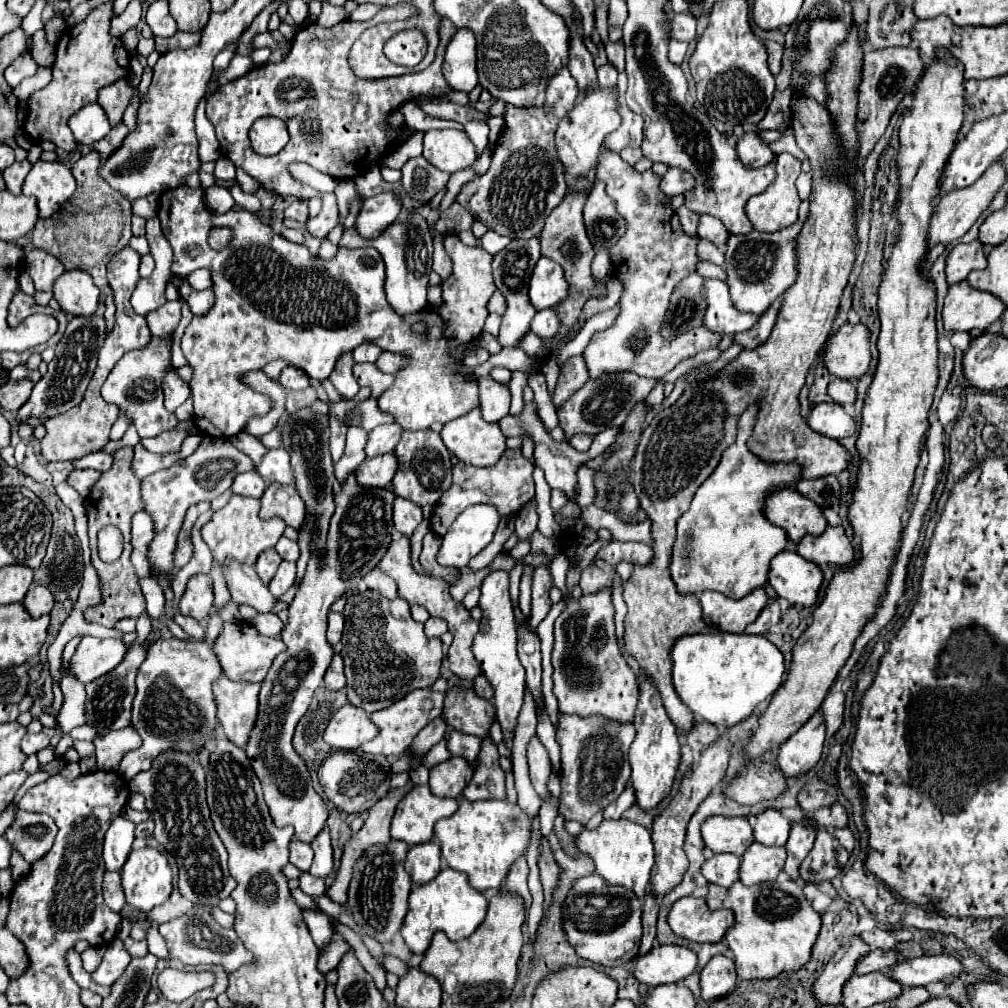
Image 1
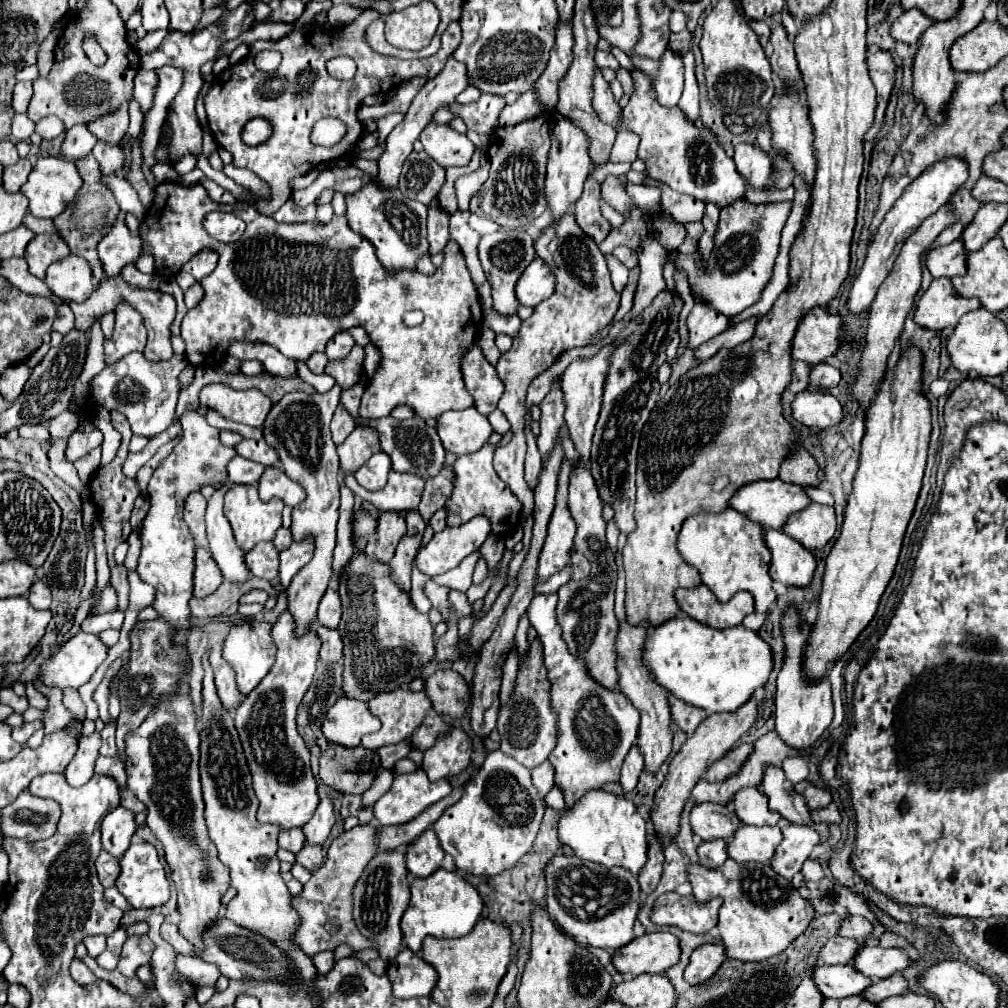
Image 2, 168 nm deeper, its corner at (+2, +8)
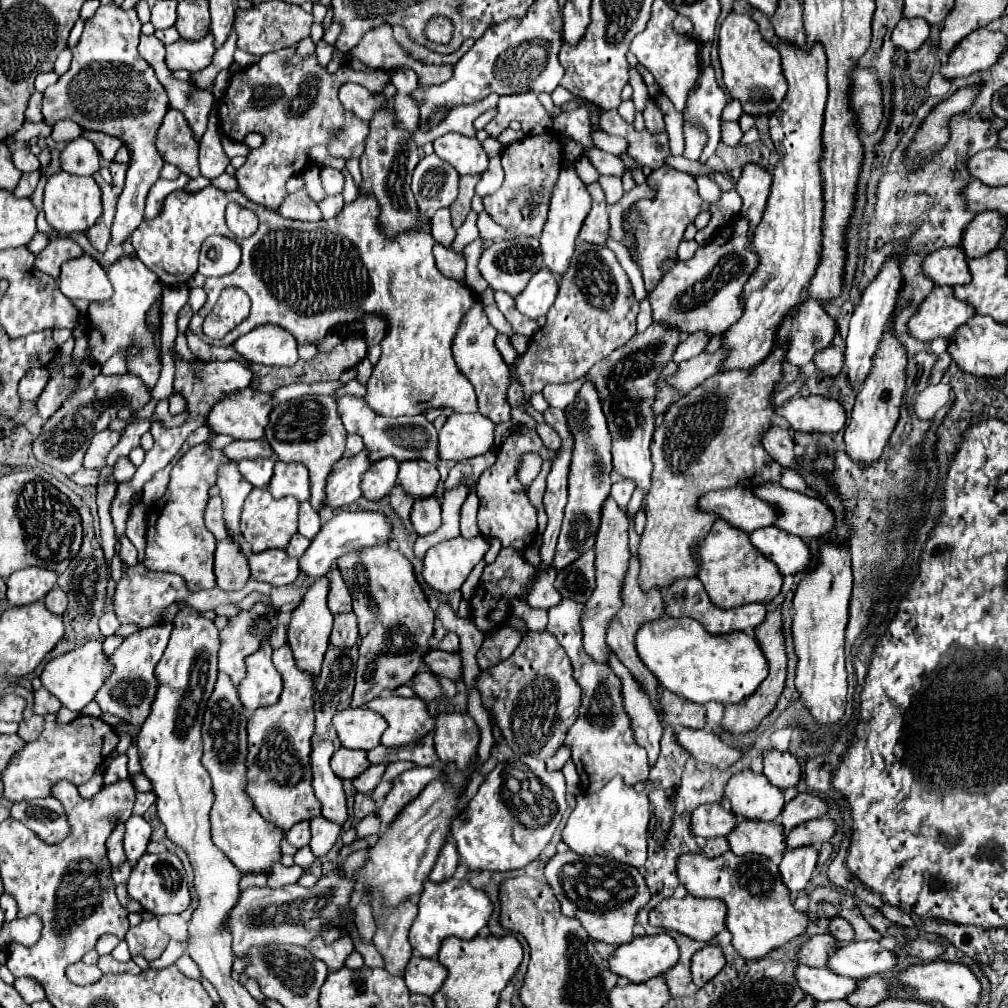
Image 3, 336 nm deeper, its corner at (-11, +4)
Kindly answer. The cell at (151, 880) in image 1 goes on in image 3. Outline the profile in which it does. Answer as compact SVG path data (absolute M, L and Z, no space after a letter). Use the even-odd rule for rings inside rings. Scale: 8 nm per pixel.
M163 851L163 853L157 853L157 855L145 853L139 859L139 863L133 867L133 871L129 875L129 881L127 881L127 889L129 889L129 895L135 901L139 901L145 911L149 911L153 915L183 913L191 903L191 895L189 895L183 863L171 851Z

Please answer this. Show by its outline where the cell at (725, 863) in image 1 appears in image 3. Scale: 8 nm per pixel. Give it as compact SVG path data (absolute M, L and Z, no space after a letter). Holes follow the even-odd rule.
M713 837L713 839L707 839L707 843L705 843L705 847L701 851L707 857L717 857L717 855L729 851L729 843L727 843L725 837Z

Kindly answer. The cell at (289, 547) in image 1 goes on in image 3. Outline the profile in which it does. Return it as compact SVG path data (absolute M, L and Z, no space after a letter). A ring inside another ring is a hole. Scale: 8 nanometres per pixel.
M295 533L293 537L291 537L291 541L289 541L289 547L287 547L287 553L291 555L291 557L301 557L303 553L305 553L305 549L309 547L309 539L305 539L303 535L299 535L299 533Z

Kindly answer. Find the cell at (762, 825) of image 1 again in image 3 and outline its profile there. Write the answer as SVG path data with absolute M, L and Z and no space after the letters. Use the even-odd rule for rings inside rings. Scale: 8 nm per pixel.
M751 769L731 775L723 797L729 799L731 811L737 817L757 821L775 821L785 805L783 791L771 785L763 773L753 773Z

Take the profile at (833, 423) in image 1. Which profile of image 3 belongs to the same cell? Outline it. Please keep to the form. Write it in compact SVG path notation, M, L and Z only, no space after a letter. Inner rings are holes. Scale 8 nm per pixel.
M793 397L777 413L785 417L795 431L803 433L837 433L845 427L841 403L823 397Z

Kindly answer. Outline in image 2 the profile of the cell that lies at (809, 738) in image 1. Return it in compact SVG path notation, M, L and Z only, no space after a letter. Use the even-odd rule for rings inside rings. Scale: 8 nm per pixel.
M794 607L786 609L786 615L782 619L782 631L784 631L784 643L786 643L786 659L782 665L782 671L778 673L778 691L774 697L776 703L776 733L778 737L792 749L808 749L812 747L818 737L828 729L834 709L832 709L832 697L830 697L830 683L828 679L822 679L818 683L808 683L802 673L802 649L806 645L806 637L800 633L798 627L800 619Z

